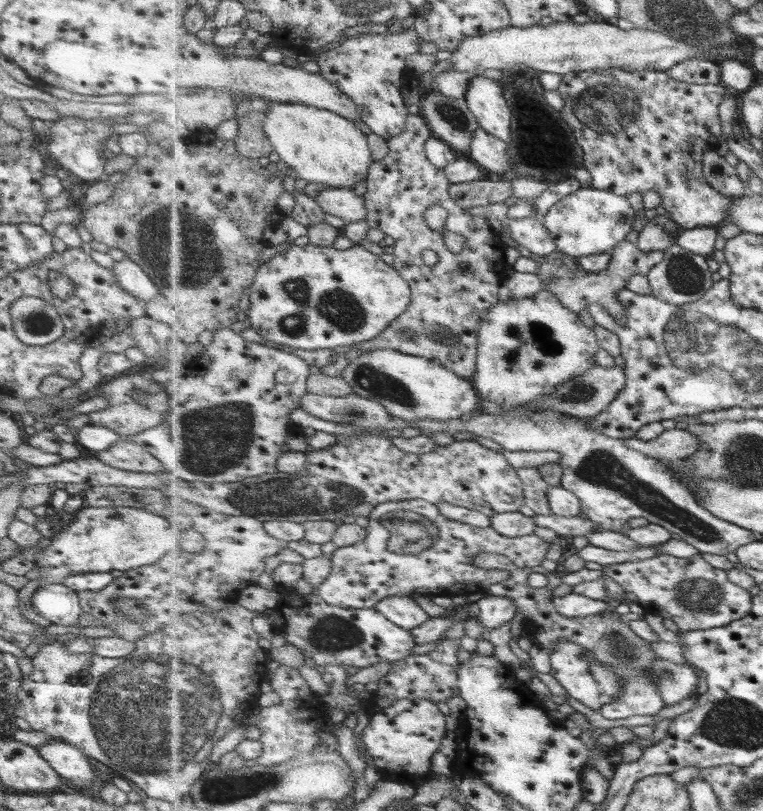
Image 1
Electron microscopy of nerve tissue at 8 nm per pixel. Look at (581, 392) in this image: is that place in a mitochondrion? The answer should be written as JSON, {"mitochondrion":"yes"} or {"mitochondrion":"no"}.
{"mitochondrion":"yes"}

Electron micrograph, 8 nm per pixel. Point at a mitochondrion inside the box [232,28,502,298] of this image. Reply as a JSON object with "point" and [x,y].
{"point":[454,116]}

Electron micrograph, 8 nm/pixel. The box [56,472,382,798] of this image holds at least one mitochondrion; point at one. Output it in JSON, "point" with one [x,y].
{"point":[144,720]}

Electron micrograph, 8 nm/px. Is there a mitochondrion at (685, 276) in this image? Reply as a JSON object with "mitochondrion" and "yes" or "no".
{"mitochondrion":"yes"}

